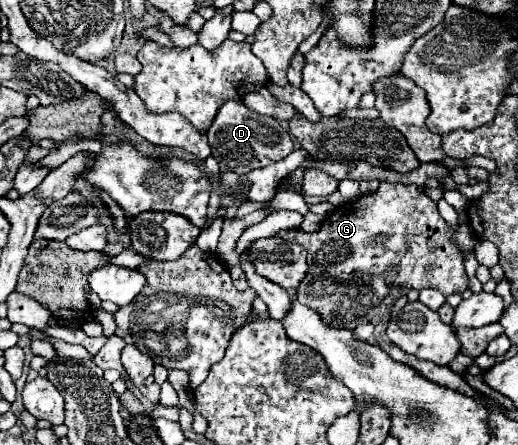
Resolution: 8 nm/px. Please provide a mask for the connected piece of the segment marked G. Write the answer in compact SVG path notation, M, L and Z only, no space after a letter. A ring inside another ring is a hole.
M381 182L377 192L363 194L361 198L335 208L317 232L307 234L301 228L295 228L279 230L277 236L297 242L309 252L309 272L303 284L299 284L295 298L305 306L315 308L323 322L355 332L359 340L383 348L393 360L415 368L427 380L447 388L451 386L451 390L463 392L485 404L481 392L471 388L461 374L407 356L387 340L385 332L393 302L401 294L407 294L409 288L437 288L447 296L463 294L469 288L461 254L461 250L473 250L475 246L475 236L469 226L459 226L457 234L453 234L439 216L437 204L419 186Z

